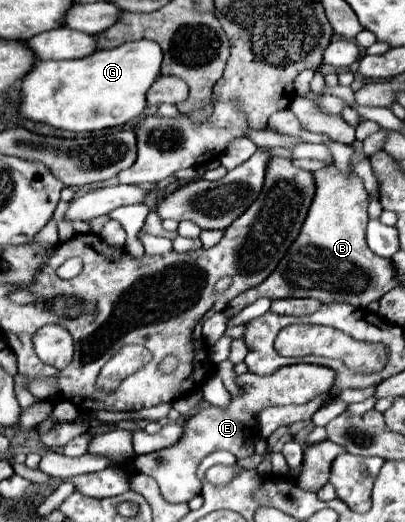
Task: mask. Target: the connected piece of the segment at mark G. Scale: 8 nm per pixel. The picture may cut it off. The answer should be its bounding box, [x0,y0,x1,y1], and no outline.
[17,40,163,132]

